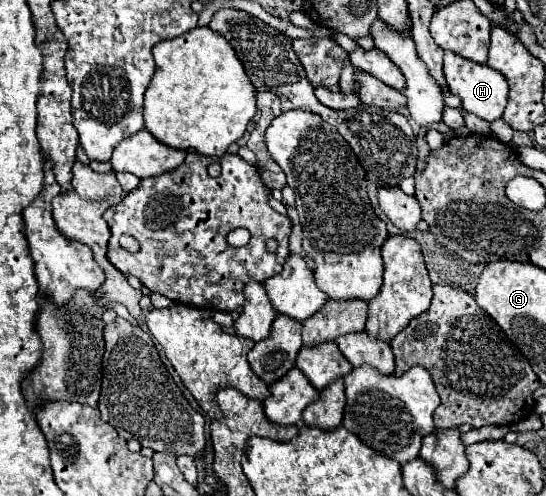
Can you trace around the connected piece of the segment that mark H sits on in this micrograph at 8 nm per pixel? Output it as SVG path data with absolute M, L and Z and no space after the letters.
M445 50L443 72L445 72L445 80L451 88L451 94L457 94L461 98L463 108L467 112L471 112L487 122L493 122L493 120L503 116L503 110L507 106L509 86L507 86L507 80L501 72L489 68L487 64L479 64L479 62L469 60L469 58L463 58L461 54L457 54L453 50Z

